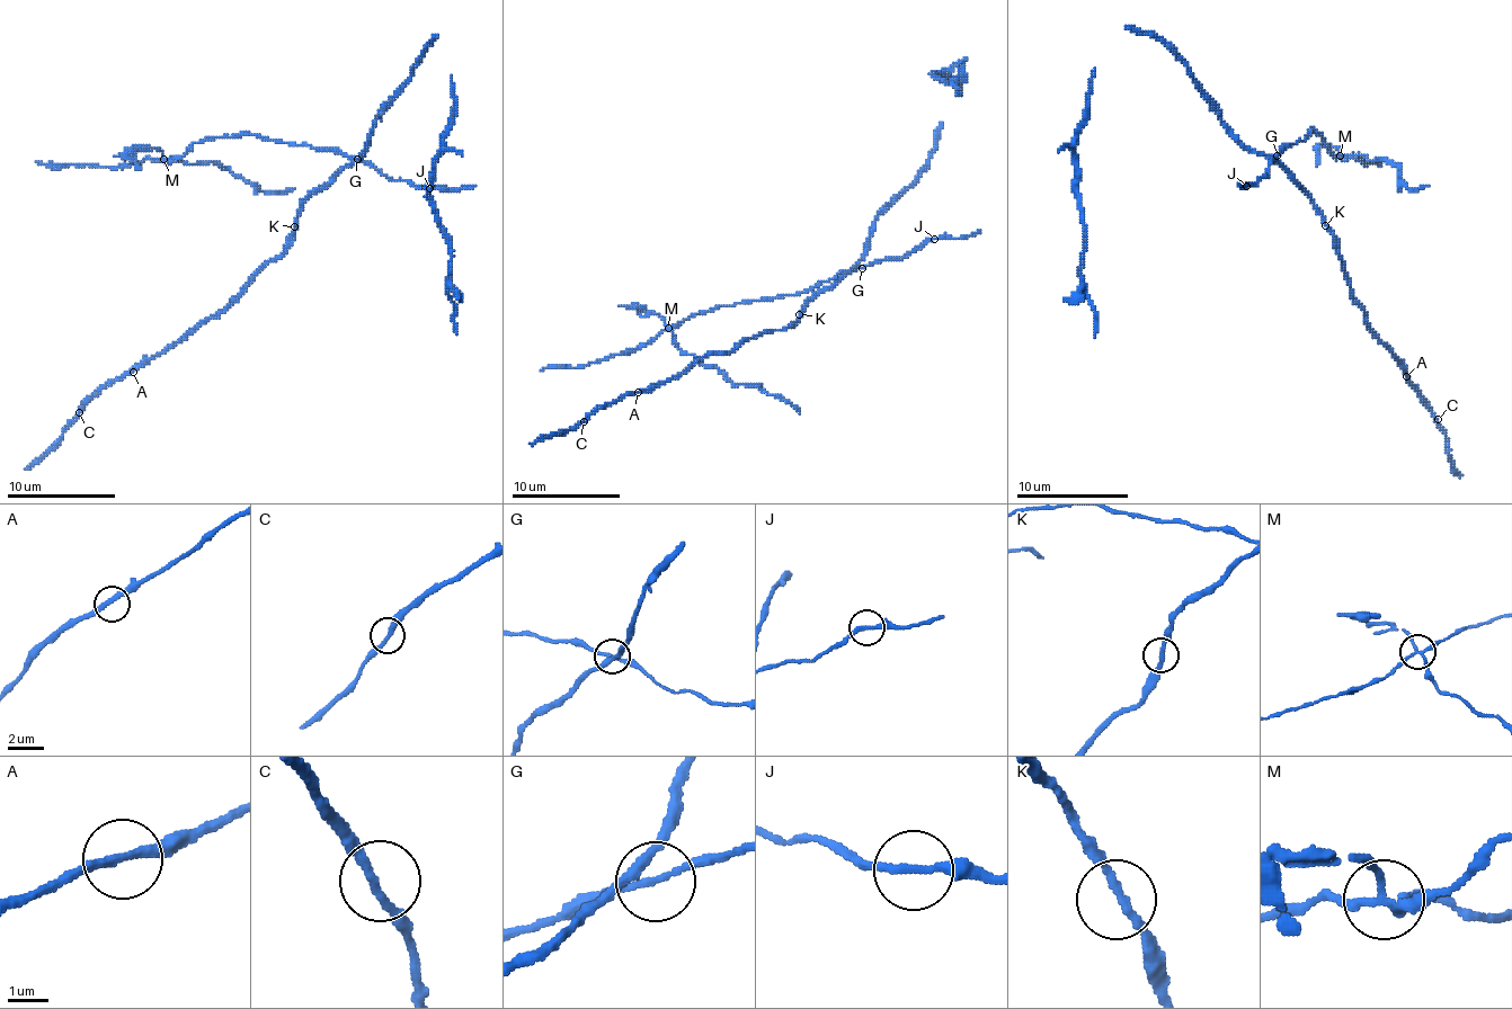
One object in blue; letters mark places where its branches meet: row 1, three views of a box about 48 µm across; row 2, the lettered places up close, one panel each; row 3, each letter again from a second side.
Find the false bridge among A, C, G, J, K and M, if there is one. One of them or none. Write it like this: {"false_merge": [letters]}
{"false_merge": ["M"]}

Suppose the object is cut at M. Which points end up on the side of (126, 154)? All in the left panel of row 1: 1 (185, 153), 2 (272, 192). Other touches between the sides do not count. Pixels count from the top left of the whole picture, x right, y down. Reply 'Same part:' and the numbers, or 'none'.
Same part: 2

